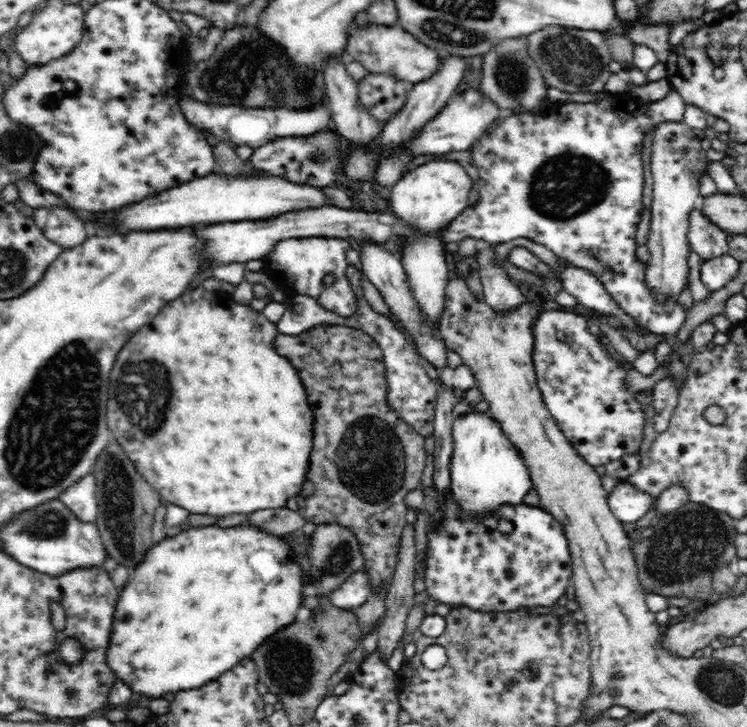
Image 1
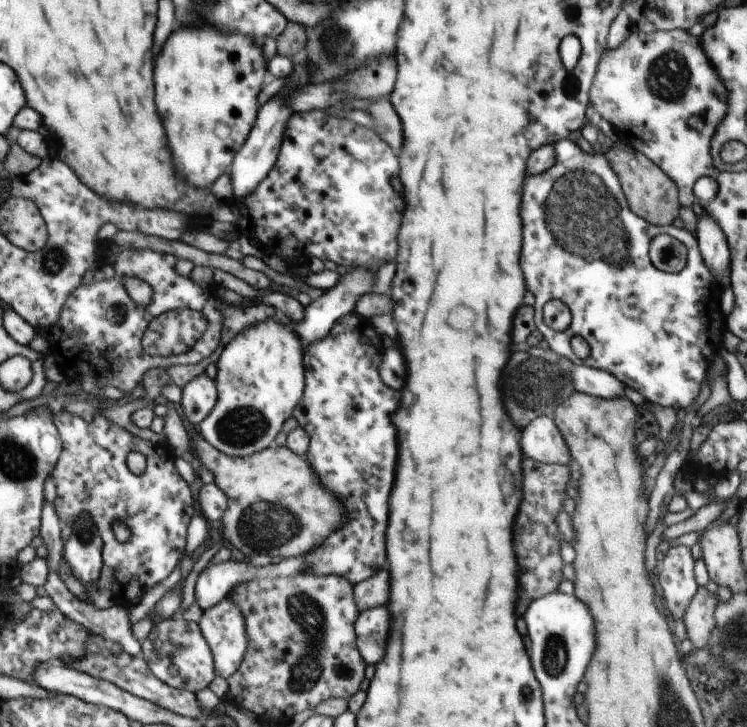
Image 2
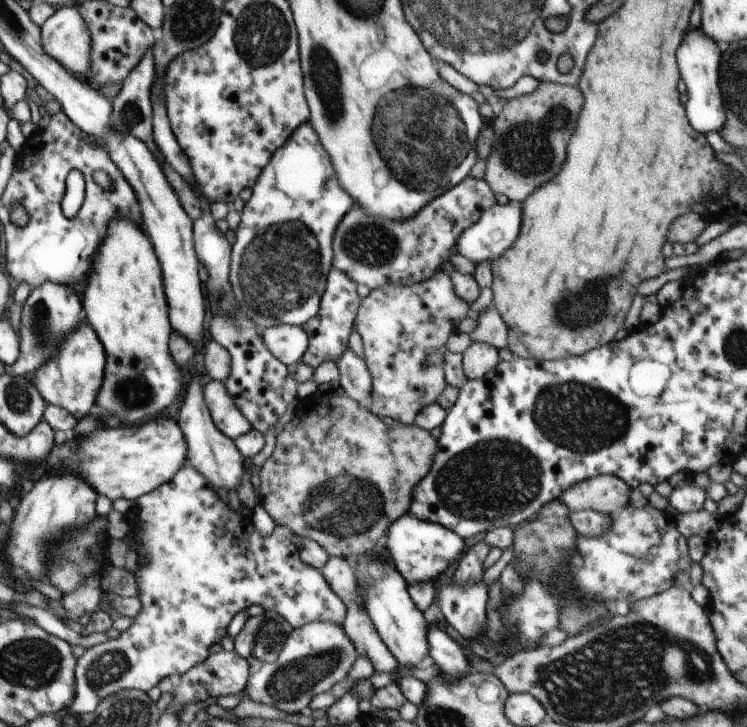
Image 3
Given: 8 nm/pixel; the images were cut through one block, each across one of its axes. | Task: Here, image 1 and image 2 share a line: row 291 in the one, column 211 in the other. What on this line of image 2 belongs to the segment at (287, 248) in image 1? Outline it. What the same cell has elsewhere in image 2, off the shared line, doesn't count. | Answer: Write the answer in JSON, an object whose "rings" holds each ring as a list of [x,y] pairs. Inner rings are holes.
{"rings":[[[123,250],[119,251],[112,264],[115,275],[110,280],[93,280],[92,284],[79,286],[64,302],[63,313],[55,325],[47,327],[48,344],[51,355],[55,358],[58,368],[62,370],[68,382],[82,383],[82,378],[92,376],[94,386],[114,386],[125,394],[130,394],[138,384],[142,383],[144,374],[152,368],[166,369],[176,365],[193,365],[208,360],[218,348],[224,316],[218,306],[223,300],[208,295],[207,290],[198,286],[190,277],[176,272],[177,258],[171,254],[162,254],[153,250]],[[138,277],[152,286],[152,298],[148,306],[134,304],[122,278]]]}

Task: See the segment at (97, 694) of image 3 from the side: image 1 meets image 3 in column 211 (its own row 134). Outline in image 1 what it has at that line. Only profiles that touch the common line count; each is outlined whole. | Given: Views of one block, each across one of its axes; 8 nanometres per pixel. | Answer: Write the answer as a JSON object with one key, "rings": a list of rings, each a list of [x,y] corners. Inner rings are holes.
{"rings":[[[671,90],[670,94],[662,100],[650,101],[650,104],[644,104],[644,106],[638,106],[638,108],[632,108],[634,104],[630,102],[630,114],[628,114],[628,104],[624,102],[622,106],[622,100],[606,100],[604,99],[589,101],[586,103],[563,103],[556,114],[542,114],[542,113],[506,113],[502,114],[500,118],[491,122],[488,126],[486,134],[482,135],[482,138],[478,142],[474,142],[471,147],[472,160],[478,169],[478,180],[476,180],[474,186],[480,193],[480,200],[476,204],[469,206],[466,210],[462,211],[456,218],[453,218],[440,232],[439,240],[448,245],[449,242],[460,242],[464,238],[475,238],[476,240],[486,240],[490,244],[498,244],[502,242],[510,242],[514,238],[528,238],[544,245],[550,249],[558,258],[563,258],[566,262],[571,263],[576,268],[582,268],[588,270],[591,274],[594,274],[602,285],[606,287],[606,291],[610,293],[610,296],[614,298],[616,303],[620,304],[620,307],[631,314],[632,318],[643,326],[646,330],[652,331],[654,334],[666,335],[666,342],[658,344],[655,348],[655,355],[659,363],[668,363],[672,361],[669,358],[669,352],[672,350],[677,330],[682,326],[685,321],[686,312],[682,308],[680,303],[676,300],[657,300],[655,294],[647,287],[645,283],[646,278],[646,264],[636,258],[635,250],[638,247],[636,245],[636,227],[640,222],[640,217],[644,212],[644,205],[642,205],[642,198],[644,198],[644,162],[642,161],[642,149],[644,146],[644,138],[646,138],[646,132],[654,132],[656,126],[660,122],[680,122],[683,120],[683,114],[686,110],[686,101],[682,98],[682,95],[675,90]]]}

